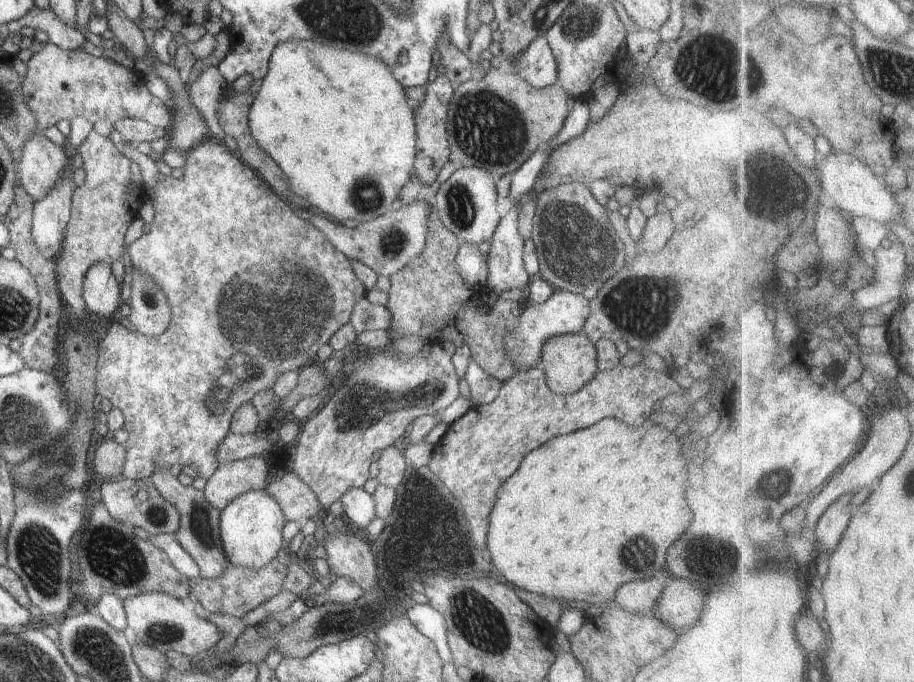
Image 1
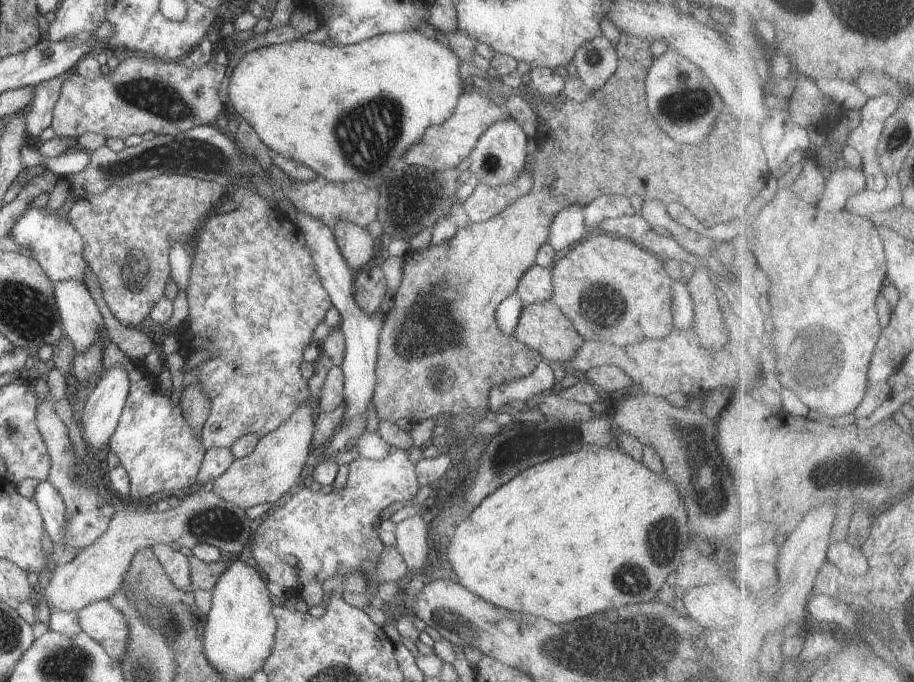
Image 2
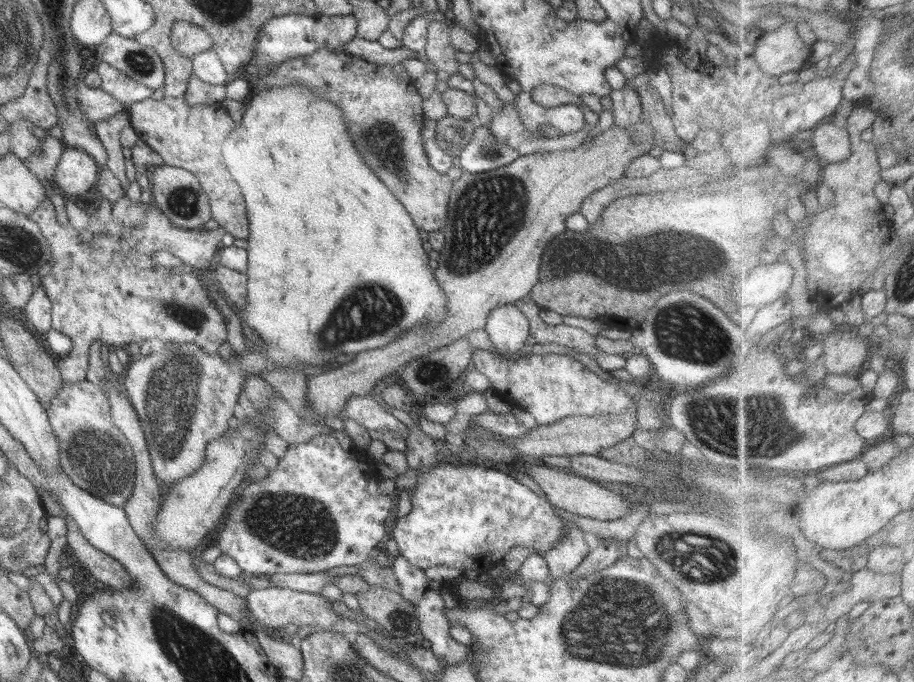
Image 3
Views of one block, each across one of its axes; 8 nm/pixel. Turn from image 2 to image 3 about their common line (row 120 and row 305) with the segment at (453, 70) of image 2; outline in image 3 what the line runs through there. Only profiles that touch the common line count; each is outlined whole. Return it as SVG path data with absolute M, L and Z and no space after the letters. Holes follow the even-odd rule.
M288 86L286 88L268 88L256 90L245 102L245 111L242 114L240 125L237 126L223 142L221 154L225 165L231 172L233 179L239 184L245 198L247 217L249 222L248 266L245 273L248 282L246 286L246 307L241 310L245 316L248 327L258 333L265 346L262 348L266 360L272 368L286 368L286 370L300 370L300 364L327 368L340 354L351 355L364 350L382 348L400 338L402 334L428 328L432 330L442 320L446 320L446 293L440 289L438 281L428 265L429 257L422 245L420 230L414 224L406 207L392 194L391 190L370 172L370 166L362 162L358 150L354 148L352 138L348 136L346 122L342 120L342 111L322 96L314 94L310 88ZM374 278L382 278L380 286L374 286ZM324 314L324 316L322 316ZM322 316L322 318L318 318Z

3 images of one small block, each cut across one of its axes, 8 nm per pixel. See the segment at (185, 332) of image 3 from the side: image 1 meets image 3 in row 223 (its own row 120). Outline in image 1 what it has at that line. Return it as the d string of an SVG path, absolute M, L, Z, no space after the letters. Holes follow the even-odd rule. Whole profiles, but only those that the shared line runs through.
M52 43L37 46L38 49L27 63L27 73L22 82L22 96L26 98L28 108L32 110L38 131L54 126L60 120L72 120L76 116L86 118L88 122L96 124L100 120L109 120L114 124L116 120L133 118L146 121L156 128L172 128L172 108L164 104L162 99L152 95L146 88L148 77L135 68L126 68L120 63L106 57L96 57L81 51L68 51Z

